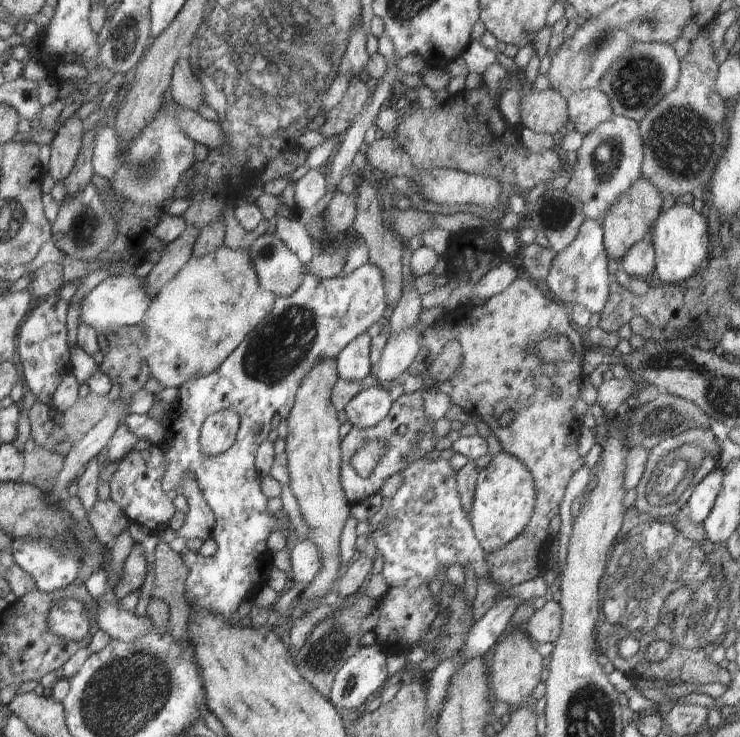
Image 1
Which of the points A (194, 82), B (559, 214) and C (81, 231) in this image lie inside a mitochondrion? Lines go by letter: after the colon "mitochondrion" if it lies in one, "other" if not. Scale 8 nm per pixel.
A: mitochondrion
B: mitochondrion
C: mitochondrion

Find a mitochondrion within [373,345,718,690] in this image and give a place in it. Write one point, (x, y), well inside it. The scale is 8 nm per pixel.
(640, 571)

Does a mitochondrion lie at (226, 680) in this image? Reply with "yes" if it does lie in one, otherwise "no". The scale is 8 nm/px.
no

